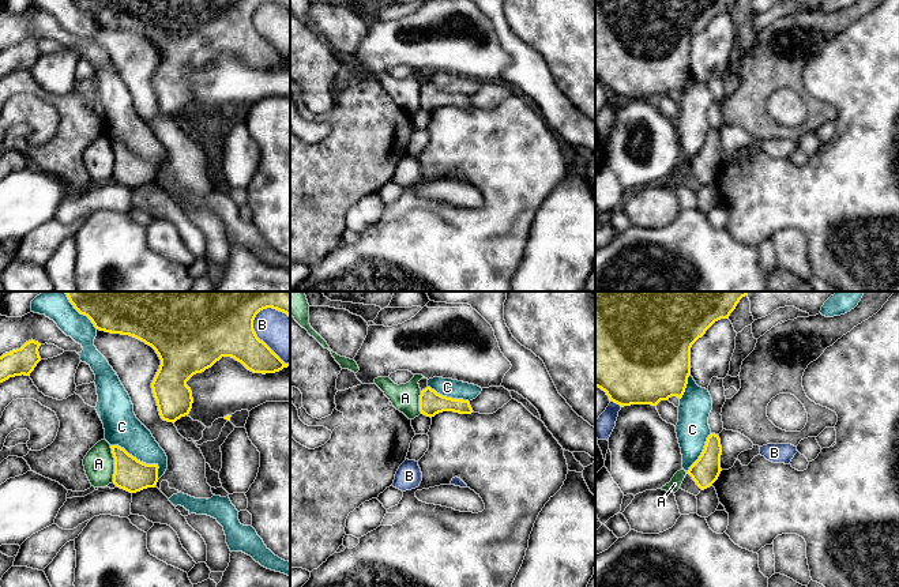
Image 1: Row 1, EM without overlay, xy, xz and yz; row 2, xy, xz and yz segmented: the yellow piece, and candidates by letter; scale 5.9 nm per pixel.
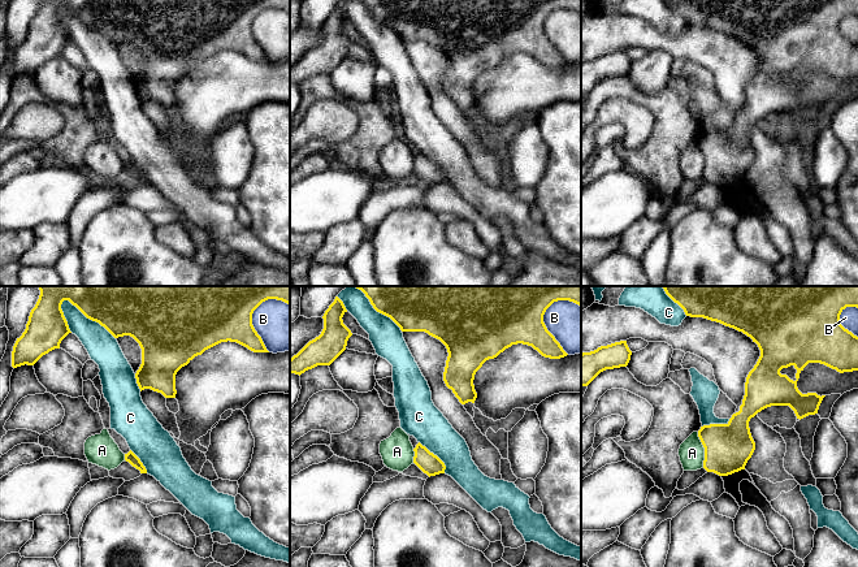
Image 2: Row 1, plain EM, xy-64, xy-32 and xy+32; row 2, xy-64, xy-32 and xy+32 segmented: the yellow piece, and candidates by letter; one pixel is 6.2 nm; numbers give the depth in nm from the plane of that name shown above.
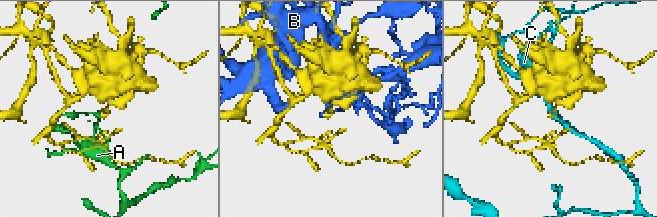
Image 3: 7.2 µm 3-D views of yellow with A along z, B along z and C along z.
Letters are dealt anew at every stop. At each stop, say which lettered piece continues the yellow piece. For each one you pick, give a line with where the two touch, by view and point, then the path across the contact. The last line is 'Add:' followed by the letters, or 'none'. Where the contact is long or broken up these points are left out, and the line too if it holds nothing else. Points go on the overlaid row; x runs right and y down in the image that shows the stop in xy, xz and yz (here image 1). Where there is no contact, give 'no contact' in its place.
Add: none

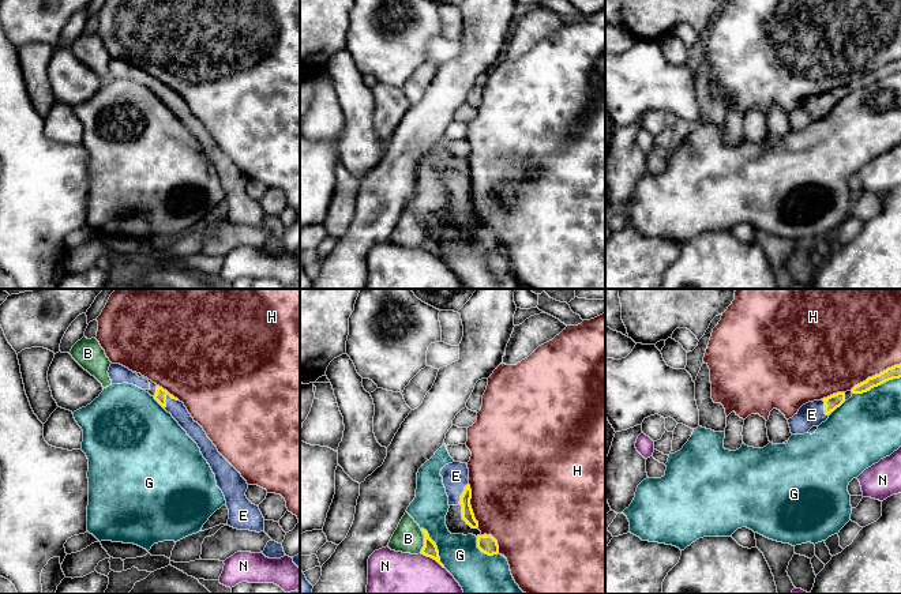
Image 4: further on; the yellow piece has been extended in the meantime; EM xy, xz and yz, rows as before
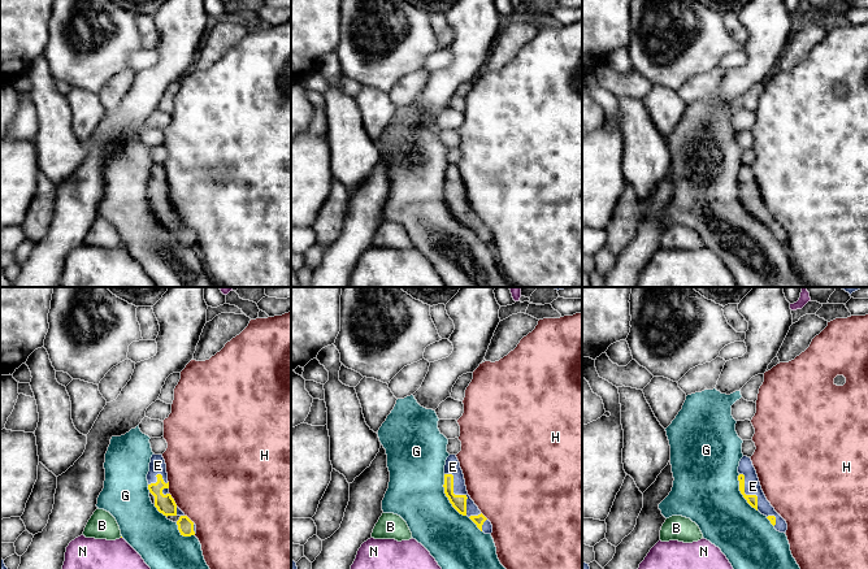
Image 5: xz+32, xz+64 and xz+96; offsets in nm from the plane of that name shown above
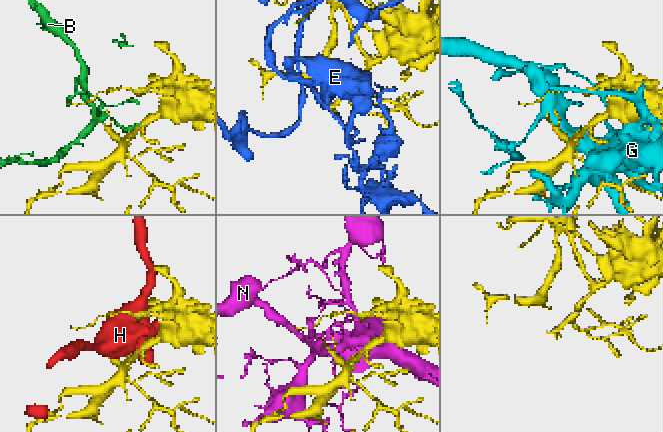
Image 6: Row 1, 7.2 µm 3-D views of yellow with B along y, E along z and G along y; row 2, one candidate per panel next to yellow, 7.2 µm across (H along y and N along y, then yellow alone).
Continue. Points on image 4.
E: contact xy (165, 397)
Add: E

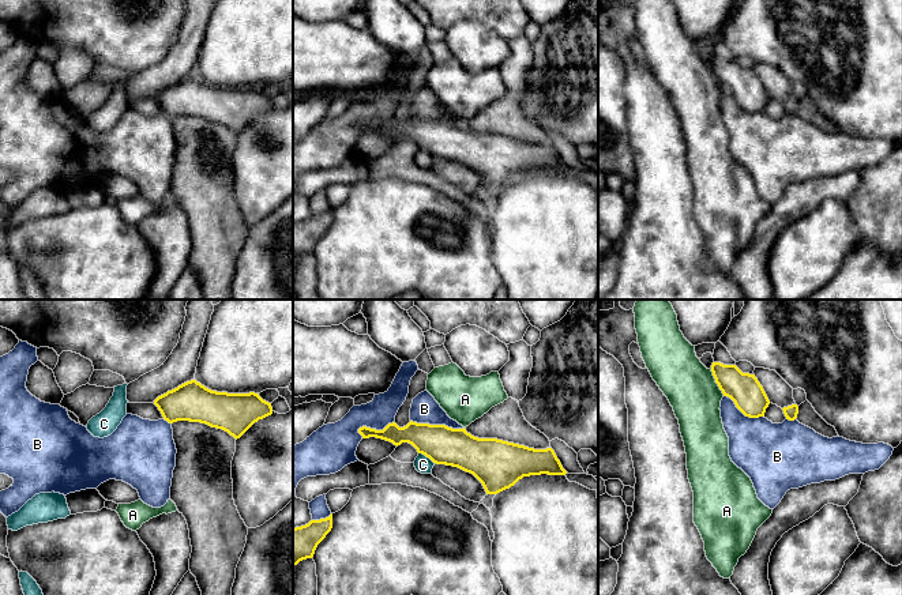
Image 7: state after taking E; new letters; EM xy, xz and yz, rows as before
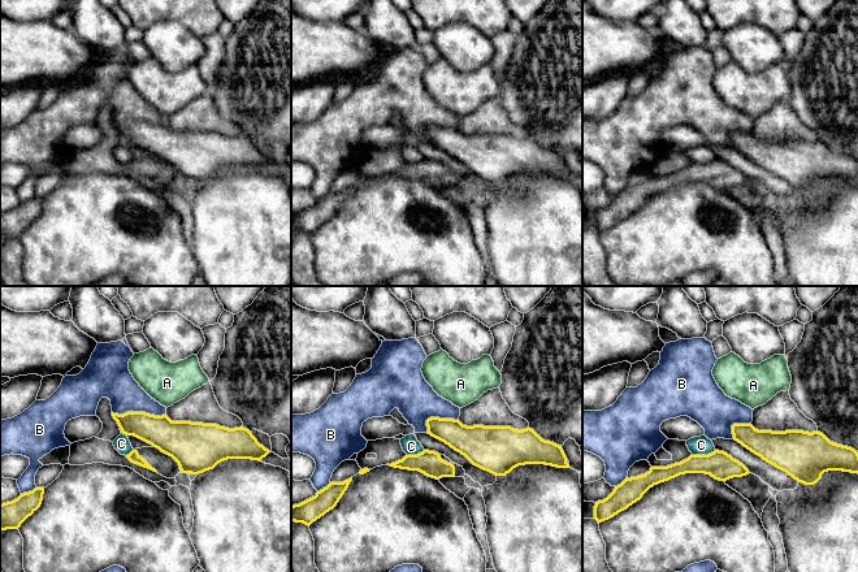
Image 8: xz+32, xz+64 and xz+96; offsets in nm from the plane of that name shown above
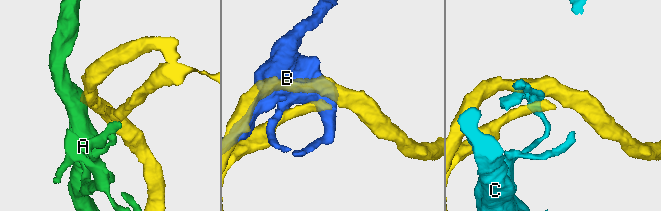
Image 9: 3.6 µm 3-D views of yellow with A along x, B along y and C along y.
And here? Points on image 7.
Add: none

